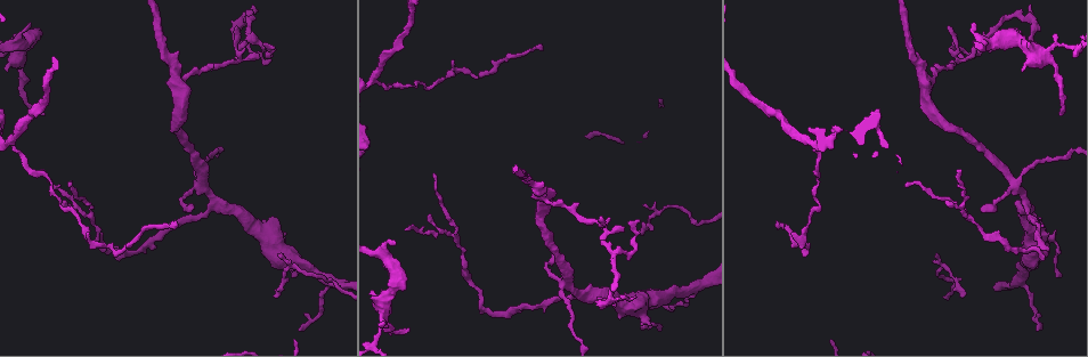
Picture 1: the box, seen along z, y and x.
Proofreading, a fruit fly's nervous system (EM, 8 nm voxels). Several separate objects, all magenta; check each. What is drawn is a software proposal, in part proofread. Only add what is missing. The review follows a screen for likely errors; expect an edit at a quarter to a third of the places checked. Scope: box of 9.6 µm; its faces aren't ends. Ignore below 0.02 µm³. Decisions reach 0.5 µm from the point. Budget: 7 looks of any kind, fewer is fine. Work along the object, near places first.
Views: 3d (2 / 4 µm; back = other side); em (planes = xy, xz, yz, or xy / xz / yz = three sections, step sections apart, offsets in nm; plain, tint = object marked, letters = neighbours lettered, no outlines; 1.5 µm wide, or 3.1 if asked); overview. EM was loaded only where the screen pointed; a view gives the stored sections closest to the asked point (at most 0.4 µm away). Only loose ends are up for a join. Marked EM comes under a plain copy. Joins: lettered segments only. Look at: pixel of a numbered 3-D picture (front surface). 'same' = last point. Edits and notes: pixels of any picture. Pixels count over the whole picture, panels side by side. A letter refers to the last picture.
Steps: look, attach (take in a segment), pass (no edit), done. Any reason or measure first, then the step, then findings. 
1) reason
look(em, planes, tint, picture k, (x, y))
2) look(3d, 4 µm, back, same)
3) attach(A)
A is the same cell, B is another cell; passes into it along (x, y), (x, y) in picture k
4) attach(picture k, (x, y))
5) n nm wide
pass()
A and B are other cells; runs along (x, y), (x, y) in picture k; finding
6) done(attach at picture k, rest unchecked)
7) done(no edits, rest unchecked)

an open end
look(3d, 4 µm, back, picture 1, (300, 331))

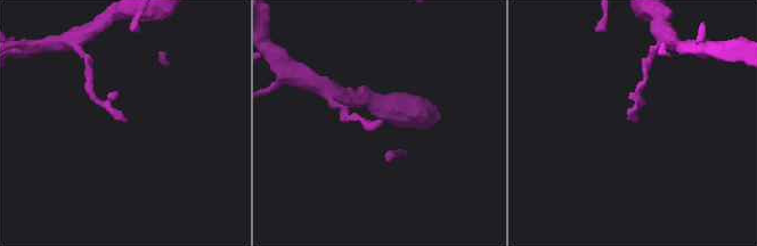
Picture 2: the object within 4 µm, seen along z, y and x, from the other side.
look(em, xz, step 4, tint, picture 2, (636, 121))

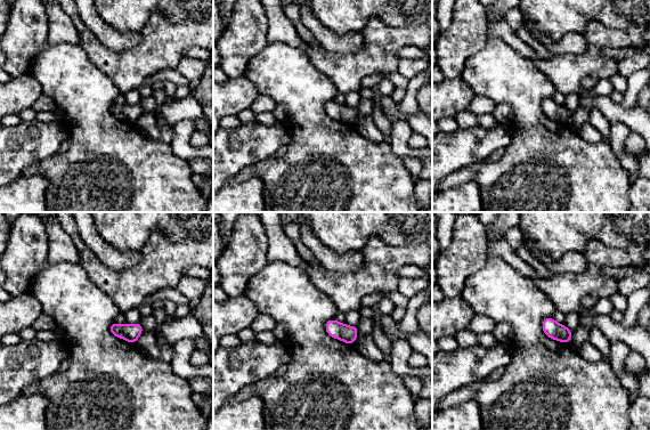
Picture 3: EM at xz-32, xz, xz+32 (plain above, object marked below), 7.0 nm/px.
cut it another way
look(em, planes, letters, same)

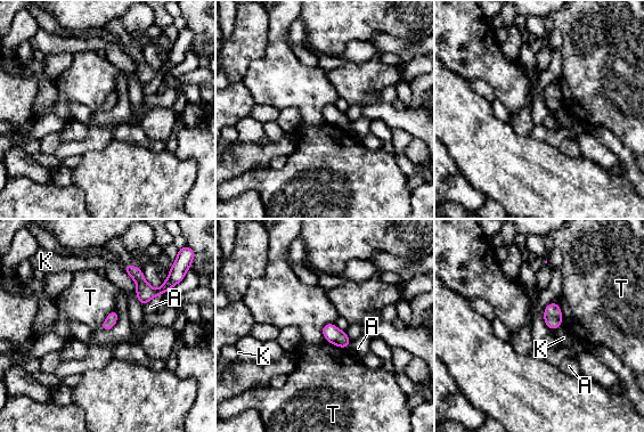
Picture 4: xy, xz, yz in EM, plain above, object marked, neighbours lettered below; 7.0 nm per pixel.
80 nm wide; T touches over 240 nm
pass()
A, K and T are other cells; none of them fits

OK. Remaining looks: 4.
an open end
look(em, xz, step 8, letters, picture 1, (175, 227))

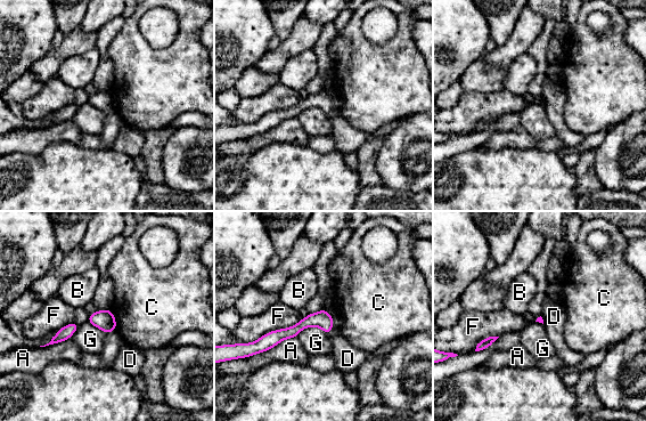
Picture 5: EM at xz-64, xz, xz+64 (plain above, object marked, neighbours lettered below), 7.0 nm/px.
F touches over 420 nm
pass()
A, B, C, D, F and G are other cells; no lettered segment goes on from it

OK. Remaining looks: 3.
look(em, xy, step 4, tint, picture 1, (393, 245))

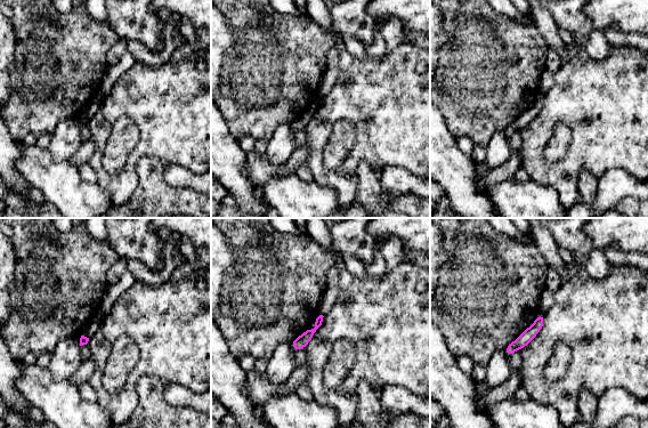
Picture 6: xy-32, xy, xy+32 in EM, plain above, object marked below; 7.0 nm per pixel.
look(em, planes, letters, same)

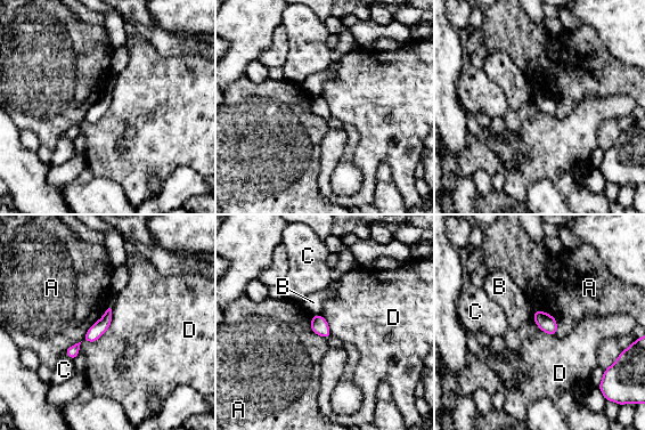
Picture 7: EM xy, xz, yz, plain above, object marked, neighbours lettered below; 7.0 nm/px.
pass()
A, B, C and D are other cells; runs along (108, 313), (88, 338), (68, 351) in picture 7; no lettered segment goes on from it

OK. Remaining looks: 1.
done(no edits, rest unchecked)

